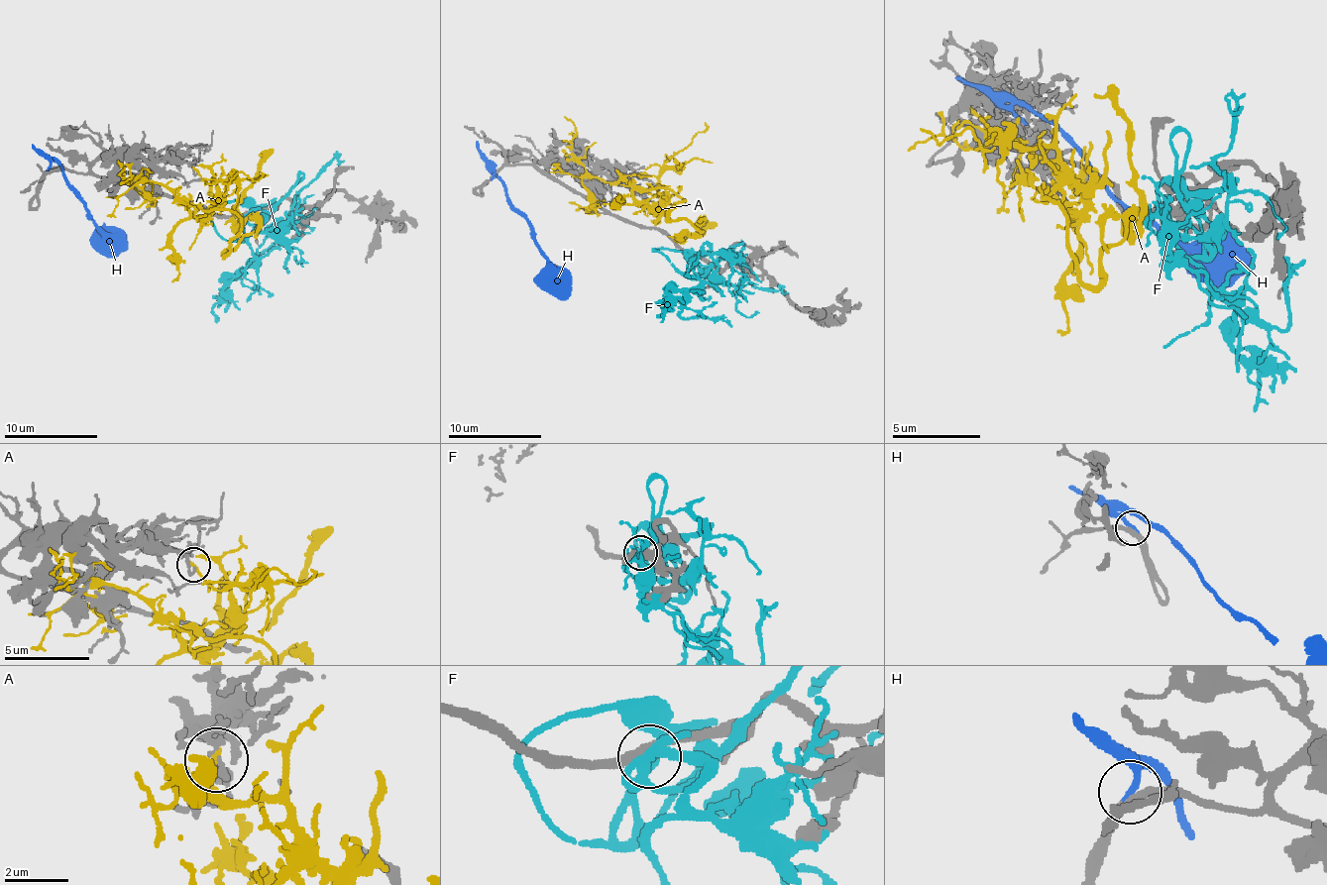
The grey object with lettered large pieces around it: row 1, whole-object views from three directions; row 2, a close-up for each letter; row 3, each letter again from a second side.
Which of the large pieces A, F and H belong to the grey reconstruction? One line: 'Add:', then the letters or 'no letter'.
Add: H

